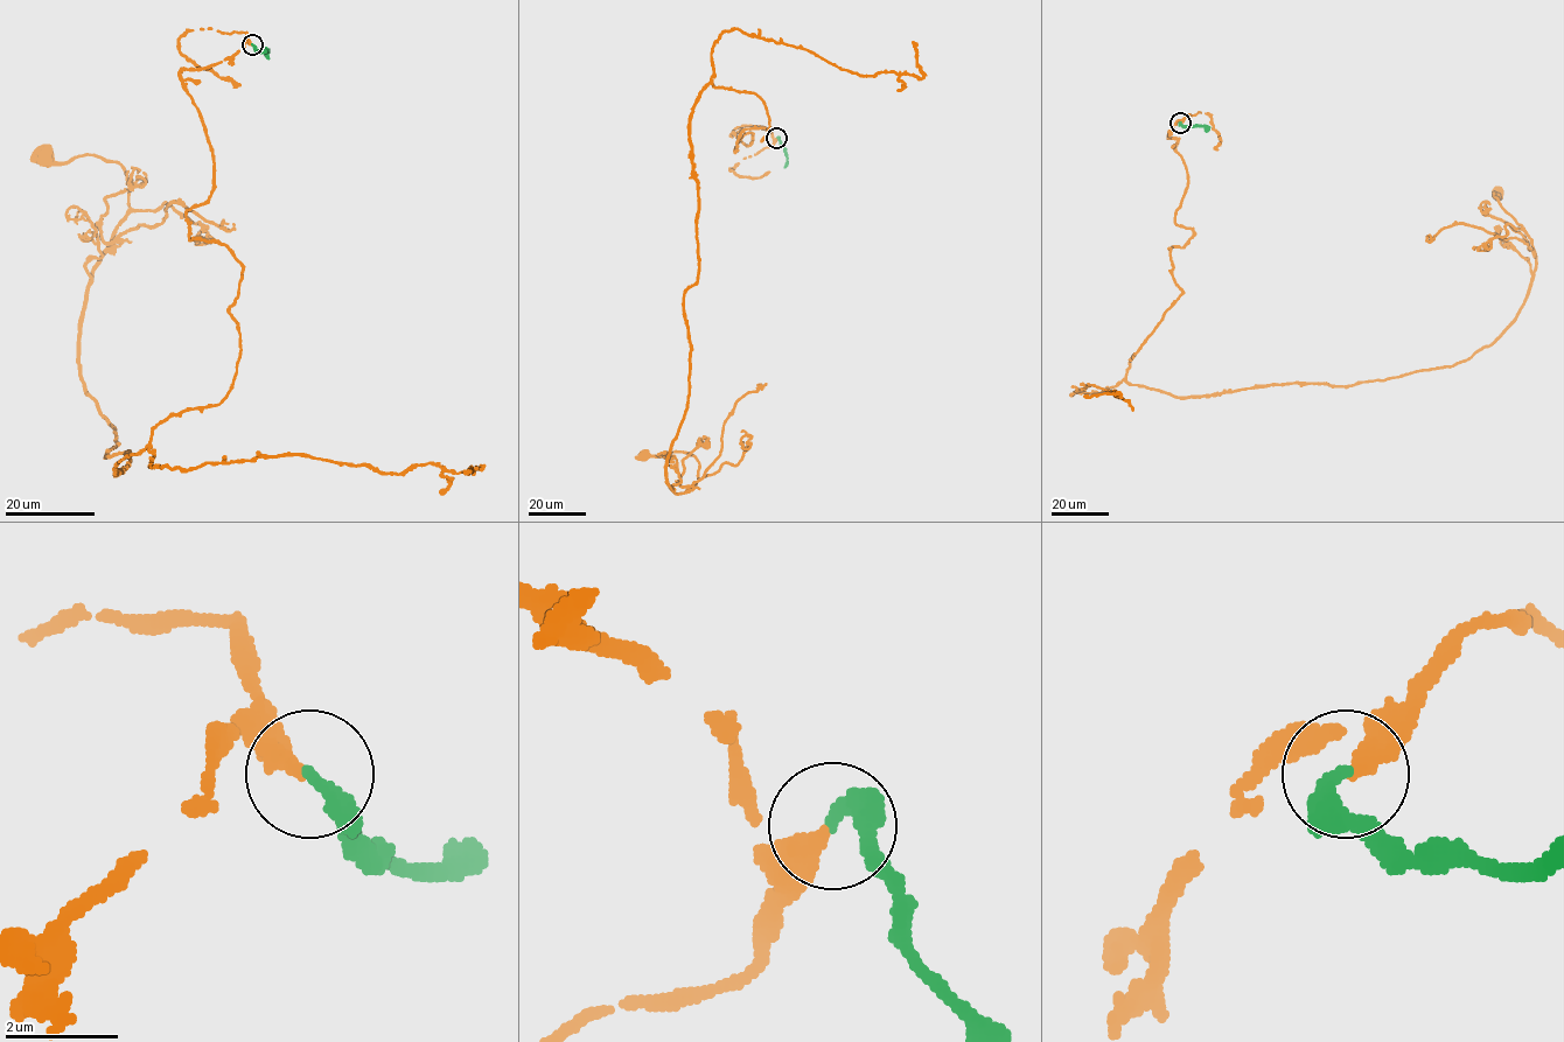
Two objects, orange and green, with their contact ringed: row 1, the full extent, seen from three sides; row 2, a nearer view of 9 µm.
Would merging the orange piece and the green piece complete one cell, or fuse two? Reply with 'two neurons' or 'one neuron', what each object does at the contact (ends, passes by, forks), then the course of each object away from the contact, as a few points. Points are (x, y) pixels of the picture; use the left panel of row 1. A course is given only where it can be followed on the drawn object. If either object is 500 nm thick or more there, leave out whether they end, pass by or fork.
one neuron; orange ends; green ends; course orange (251, 44), (180, 72), (232, 387), (116, 474), (79, 320), (131, 181), (42, 154); course green (251, 44), (262, 51), (267, 49), (269, 58)

